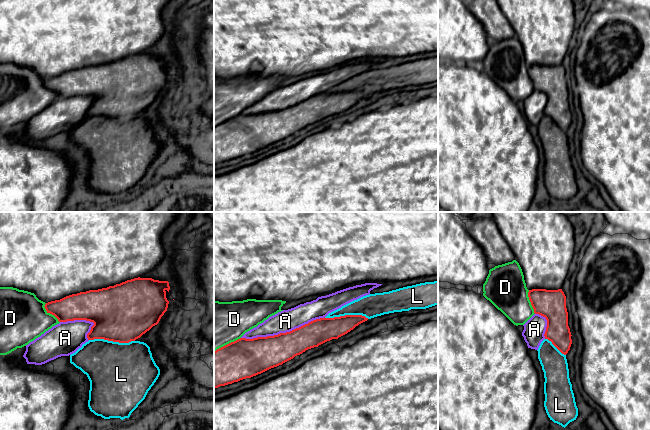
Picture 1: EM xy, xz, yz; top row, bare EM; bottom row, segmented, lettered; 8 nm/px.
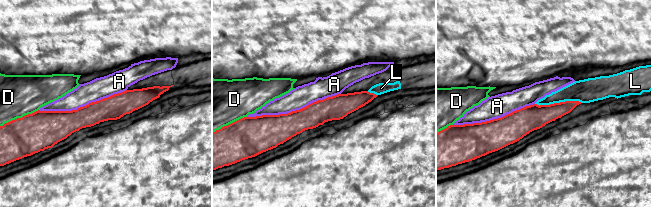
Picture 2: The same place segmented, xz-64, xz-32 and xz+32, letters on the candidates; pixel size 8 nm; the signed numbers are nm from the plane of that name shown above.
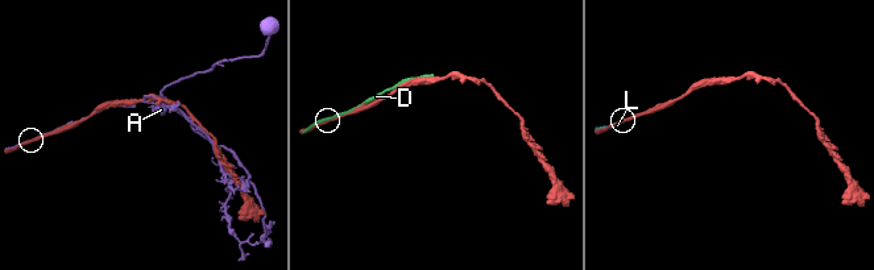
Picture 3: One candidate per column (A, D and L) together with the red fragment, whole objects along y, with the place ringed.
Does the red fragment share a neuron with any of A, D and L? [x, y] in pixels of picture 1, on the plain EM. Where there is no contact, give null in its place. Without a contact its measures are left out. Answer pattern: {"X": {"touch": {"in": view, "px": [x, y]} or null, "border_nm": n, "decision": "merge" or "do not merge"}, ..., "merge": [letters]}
{"A": {"touch": {"in": "xz", "px": [282, 109]}, "border_nm": 700, "decision": "do not merge"}, "D": {"touch": {"in": "yz", "px": [530, 77]}, "border_nm": 200, "decision": "do not merge"}, "L": {"touch": {"in": "xy", "px": [112, 116]}, "border_nm": 360, "decision": "do not merge"}, "merge": []}

